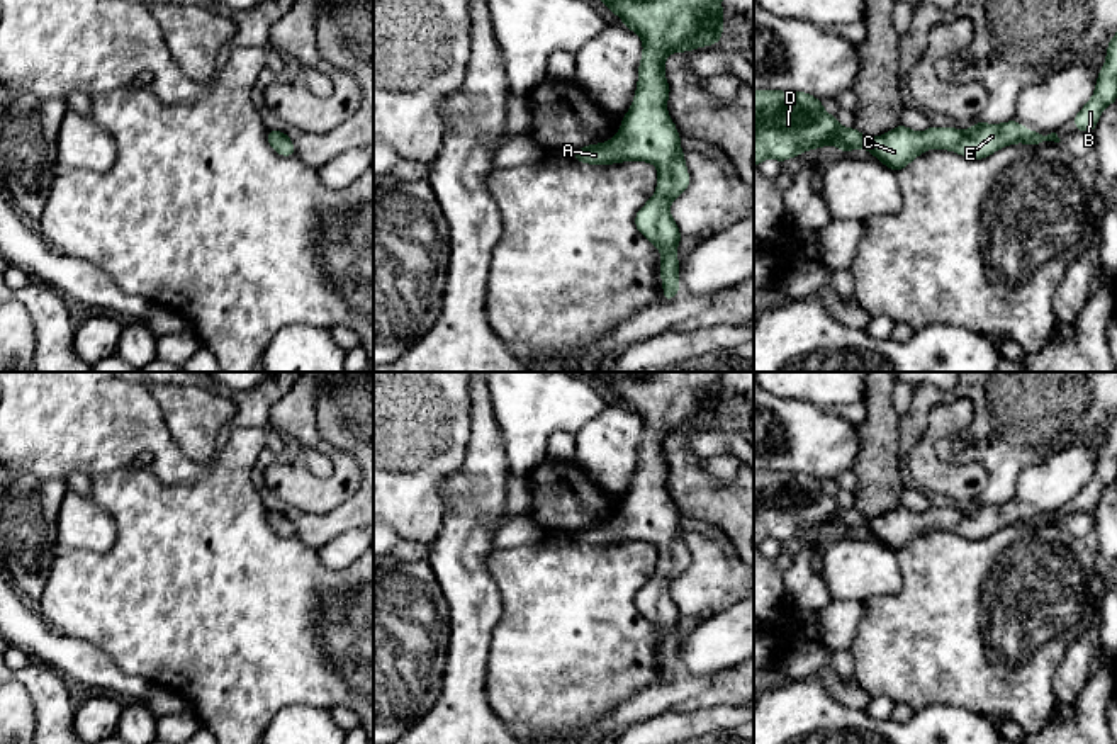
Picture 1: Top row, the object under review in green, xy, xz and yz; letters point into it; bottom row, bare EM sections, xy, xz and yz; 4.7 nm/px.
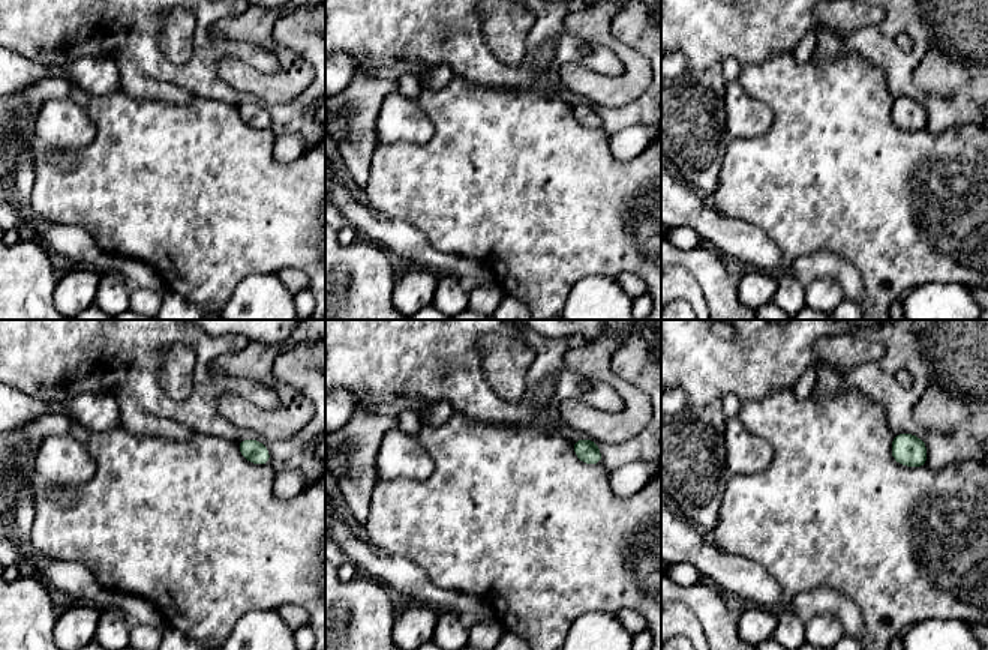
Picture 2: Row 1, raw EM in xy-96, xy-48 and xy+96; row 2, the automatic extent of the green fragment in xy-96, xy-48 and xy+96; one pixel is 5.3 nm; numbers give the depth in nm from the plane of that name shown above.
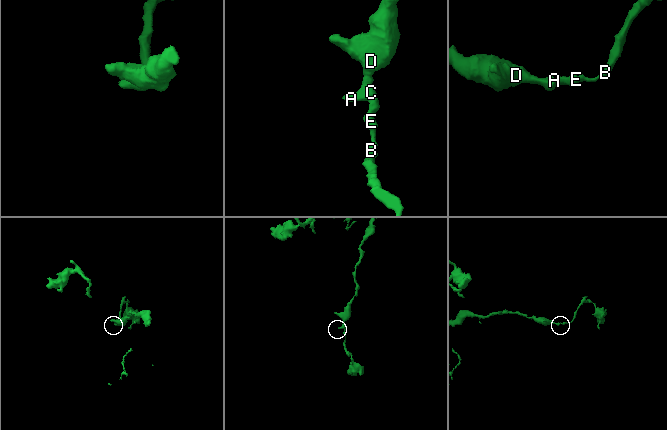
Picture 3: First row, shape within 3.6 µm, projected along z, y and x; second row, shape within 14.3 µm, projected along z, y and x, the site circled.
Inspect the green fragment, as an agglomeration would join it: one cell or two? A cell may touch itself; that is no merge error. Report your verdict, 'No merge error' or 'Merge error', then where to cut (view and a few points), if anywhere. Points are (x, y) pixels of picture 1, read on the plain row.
No merge error. No split

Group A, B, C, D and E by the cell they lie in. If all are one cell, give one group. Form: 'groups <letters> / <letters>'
groups A B C D E

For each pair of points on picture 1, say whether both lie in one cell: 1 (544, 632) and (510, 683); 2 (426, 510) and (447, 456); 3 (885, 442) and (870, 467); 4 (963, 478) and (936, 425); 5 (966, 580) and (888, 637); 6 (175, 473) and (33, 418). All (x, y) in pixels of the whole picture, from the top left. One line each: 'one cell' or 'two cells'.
1: one cell
2: one cell
3: one cell
4: one cell
5: one cell
6: one cell

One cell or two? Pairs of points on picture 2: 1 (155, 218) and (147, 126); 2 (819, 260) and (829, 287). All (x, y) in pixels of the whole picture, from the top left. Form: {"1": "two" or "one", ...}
{"1": "one", "2": "two"}

